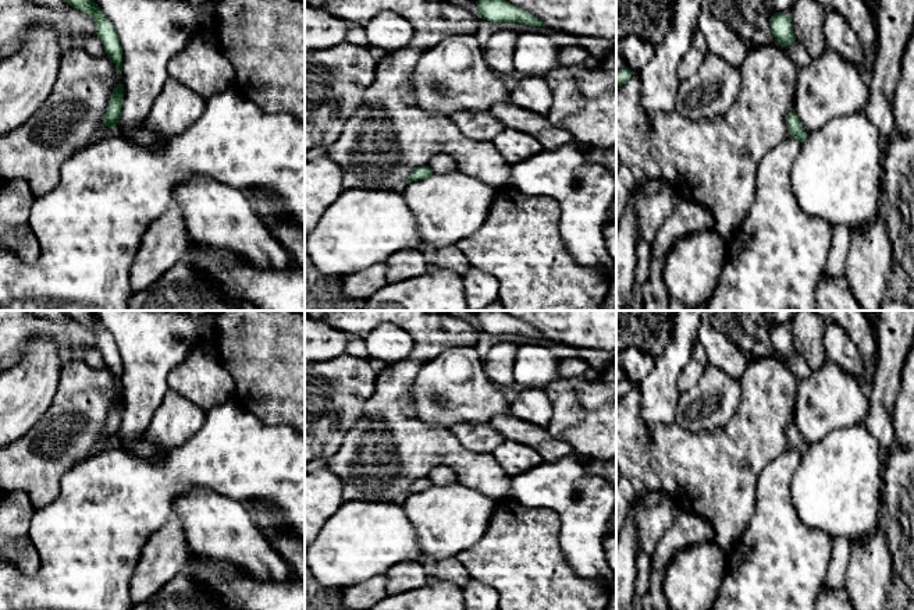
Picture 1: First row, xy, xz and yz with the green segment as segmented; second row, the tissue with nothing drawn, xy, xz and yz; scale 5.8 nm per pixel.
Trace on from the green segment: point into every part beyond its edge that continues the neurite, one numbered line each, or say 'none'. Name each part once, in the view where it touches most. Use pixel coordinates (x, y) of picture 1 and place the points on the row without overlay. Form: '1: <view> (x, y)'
none

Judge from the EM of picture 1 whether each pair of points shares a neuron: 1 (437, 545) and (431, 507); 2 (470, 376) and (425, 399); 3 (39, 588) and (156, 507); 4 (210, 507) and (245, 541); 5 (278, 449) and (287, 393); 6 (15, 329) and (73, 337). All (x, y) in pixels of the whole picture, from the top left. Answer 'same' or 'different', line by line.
1: same
2: same
3: same
4: same
5: different
6: same

